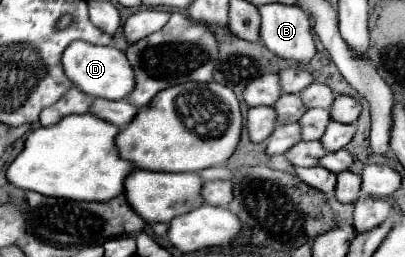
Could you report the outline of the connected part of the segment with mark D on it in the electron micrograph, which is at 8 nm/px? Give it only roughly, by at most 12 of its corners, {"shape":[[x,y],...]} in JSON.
{"shape":[[75,41],[65,75],[91,97],[119,101],[135,89],[125,53]]}

